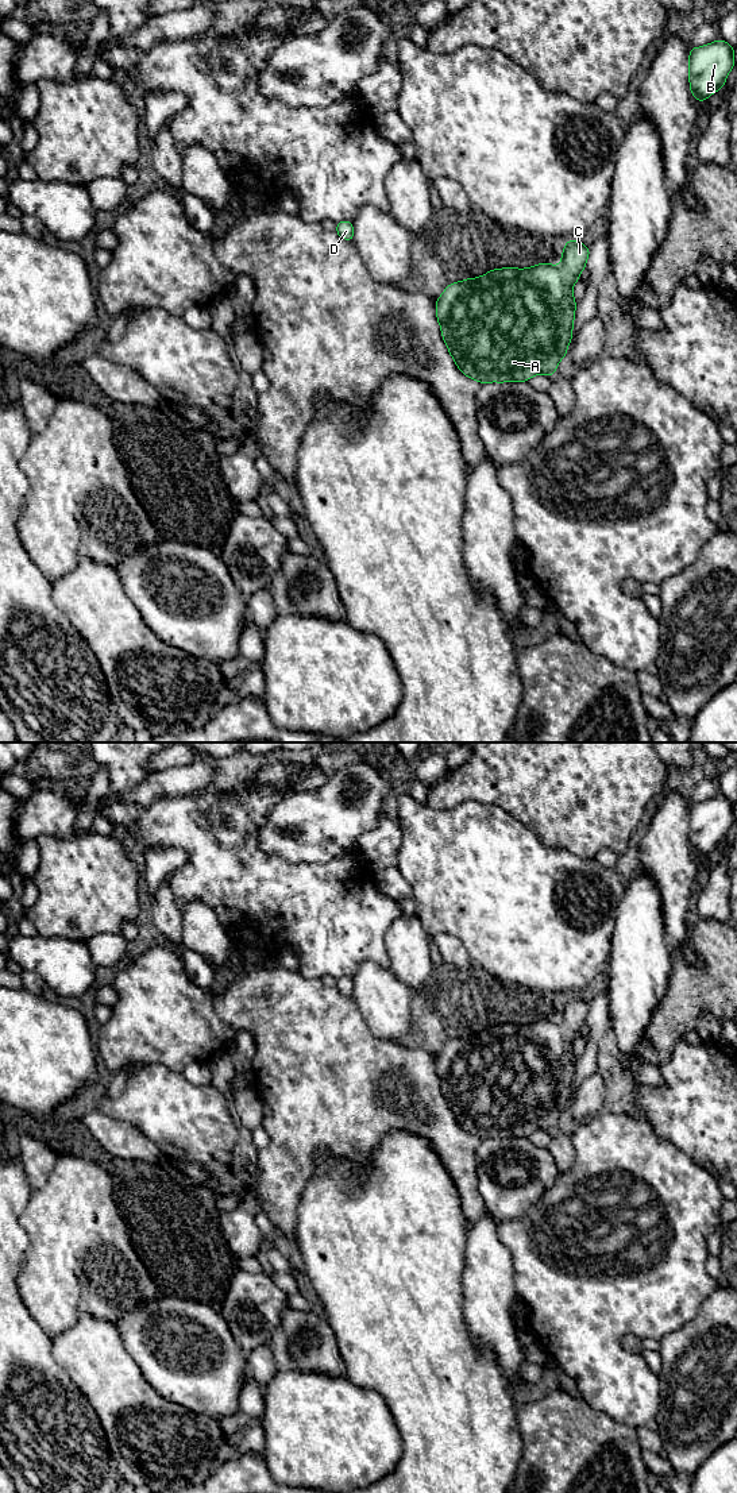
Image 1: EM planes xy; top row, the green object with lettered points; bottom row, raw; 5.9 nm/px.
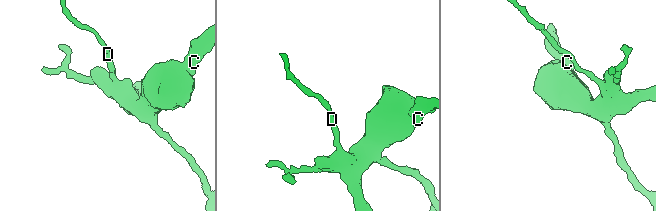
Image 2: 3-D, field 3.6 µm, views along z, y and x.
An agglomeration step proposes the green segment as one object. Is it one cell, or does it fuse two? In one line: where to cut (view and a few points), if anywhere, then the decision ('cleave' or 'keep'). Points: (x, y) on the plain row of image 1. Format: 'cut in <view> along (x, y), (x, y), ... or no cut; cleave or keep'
no cut; keep

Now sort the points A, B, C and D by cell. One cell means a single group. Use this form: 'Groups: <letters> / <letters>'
Groups: A B C D

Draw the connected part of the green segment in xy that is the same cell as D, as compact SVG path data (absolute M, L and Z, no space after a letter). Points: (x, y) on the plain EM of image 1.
M347 976L336 980L336 988L344 996L354 996L354 981Z

